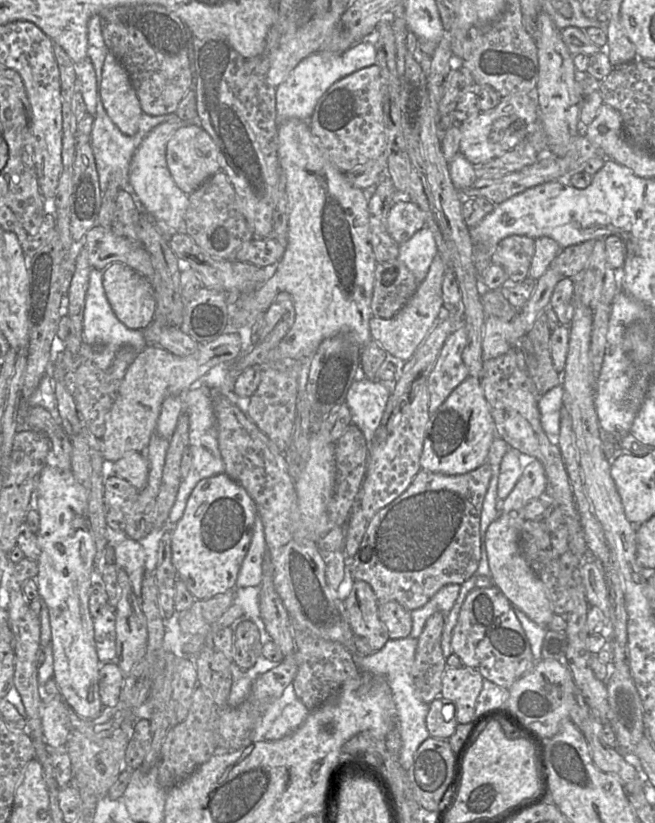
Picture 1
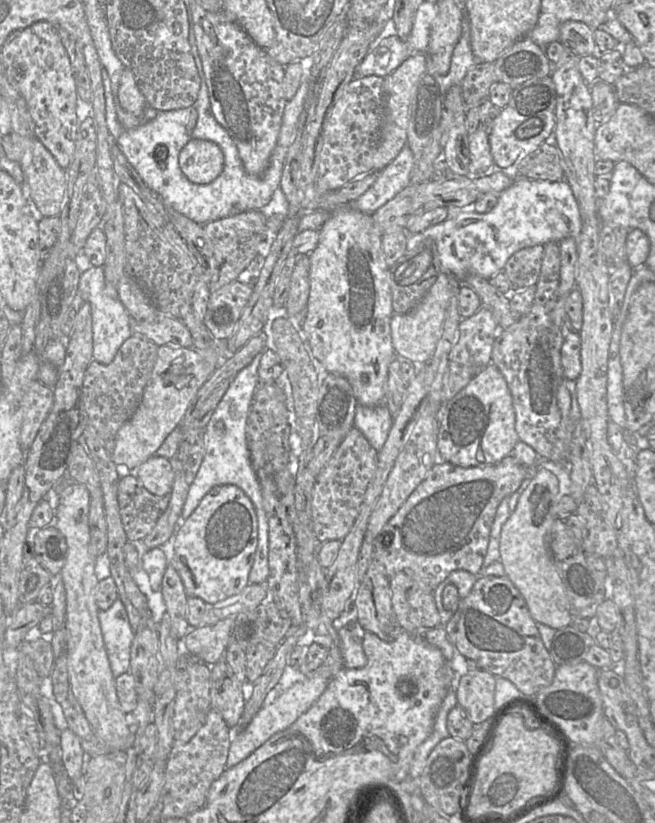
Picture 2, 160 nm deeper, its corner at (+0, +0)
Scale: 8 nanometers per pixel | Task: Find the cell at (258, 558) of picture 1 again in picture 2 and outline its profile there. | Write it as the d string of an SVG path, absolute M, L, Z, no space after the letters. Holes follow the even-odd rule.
M262 354L240 370L232 379L229 388L215 409L211 420L205 427L205 456L197 475L189 486L181 518L187 519L197 508L203 497L215 486L231 484L239 487L251 500L258 522L258 544L255 558L249 573L249 583L265 584L269 576L269 526L266 512L263 508L261 485L252 467L247 446L247 419L253 403L253 397L259 384L258 368ZM216 423L223 423L223 430L216 428Z

